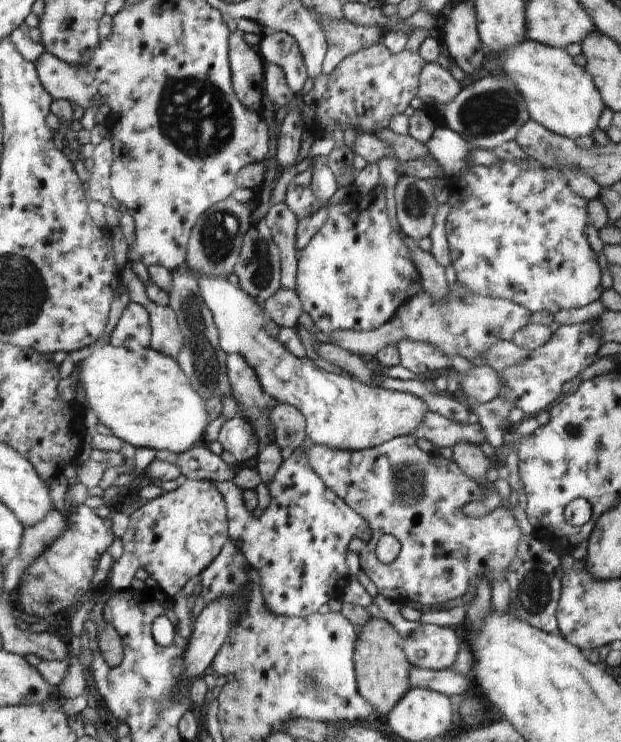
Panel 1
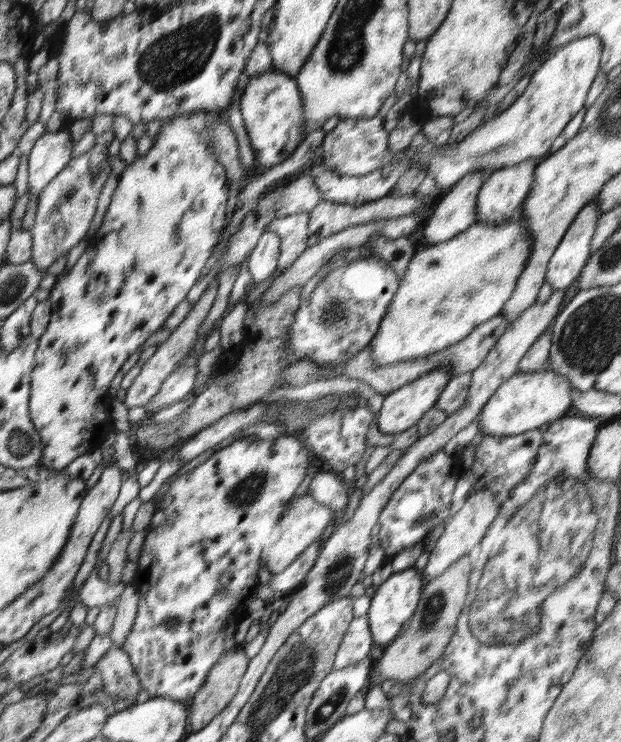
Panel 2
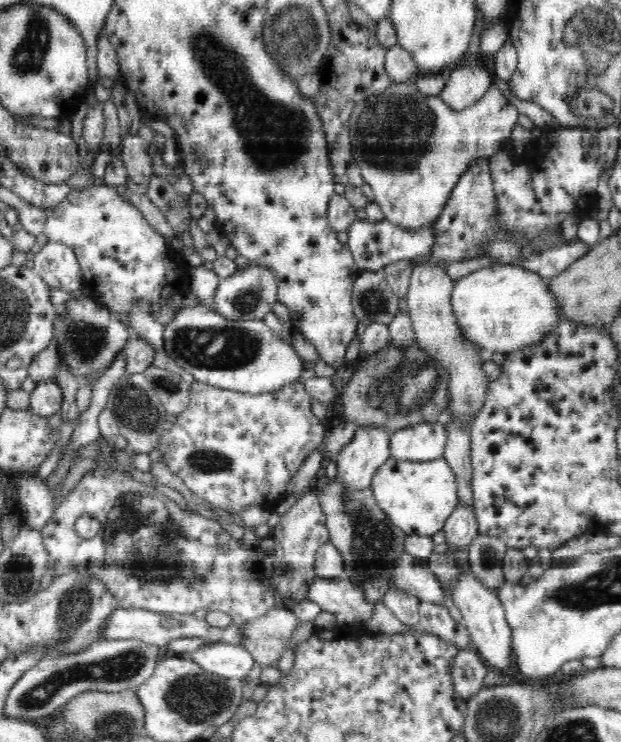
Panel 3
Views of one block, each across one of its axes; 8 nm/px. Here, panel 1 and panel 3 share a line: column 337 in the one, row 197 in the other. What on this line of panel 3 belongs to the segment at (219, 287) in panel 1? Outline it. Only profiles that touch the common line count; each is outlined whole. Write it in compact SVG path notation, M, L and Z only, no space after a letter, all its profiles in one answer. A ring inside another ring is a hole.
M414 82L398 84L392 83L383 93L367 96L363 101L358 102L352 111L348 128L350 130L350 137L352 142L352 151L356 165L360 168L362 173L363 183L368 184L372 191L374 191L375 204L378 205L386 219L390 222L405 229L421 229L430 227L443 211L444 205L449 200L453 189L459 182L462 174L470 168L470 164L475 161L486 159L488 160L494 153L502 148L502 144L511 139L511 133L518 122L519 110L509 102L509 100L502 94L502 91L496 84L492 84L486 94L482 96L478 102L474 102L472 106L464 108L462 112L456 112L450 108L439 96L424 96L418 92L418 87Z

